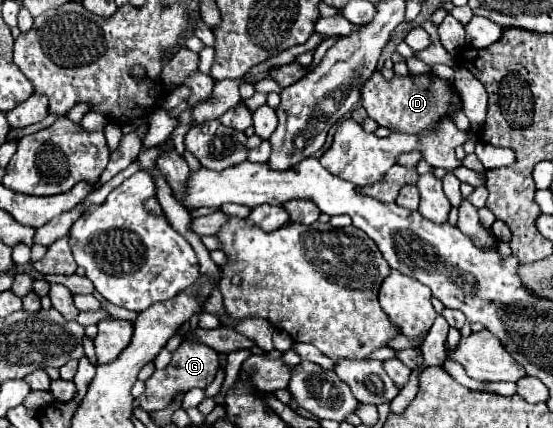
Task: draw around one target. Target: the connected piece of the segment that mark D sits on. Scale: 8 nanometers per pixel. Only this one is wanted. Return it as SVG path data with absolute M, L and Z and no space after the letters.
M375 71L361 87L361 105L381 127L391 127L399 133L419 133L421 129L433 127L439 119L449 117L451 107L461 107L461 101L455 89L435 75L395 75L391 81L385 81L383 75Z

